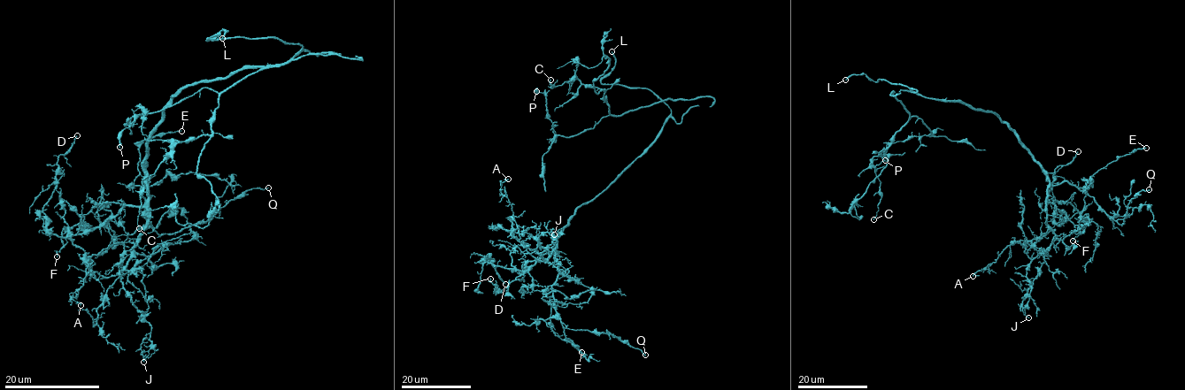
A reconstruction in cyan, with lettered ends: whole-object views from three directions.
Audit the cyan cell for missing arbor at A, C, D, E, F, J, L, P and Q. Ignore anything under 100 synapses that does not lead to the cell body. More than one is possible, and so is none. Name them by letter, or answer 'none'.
L

